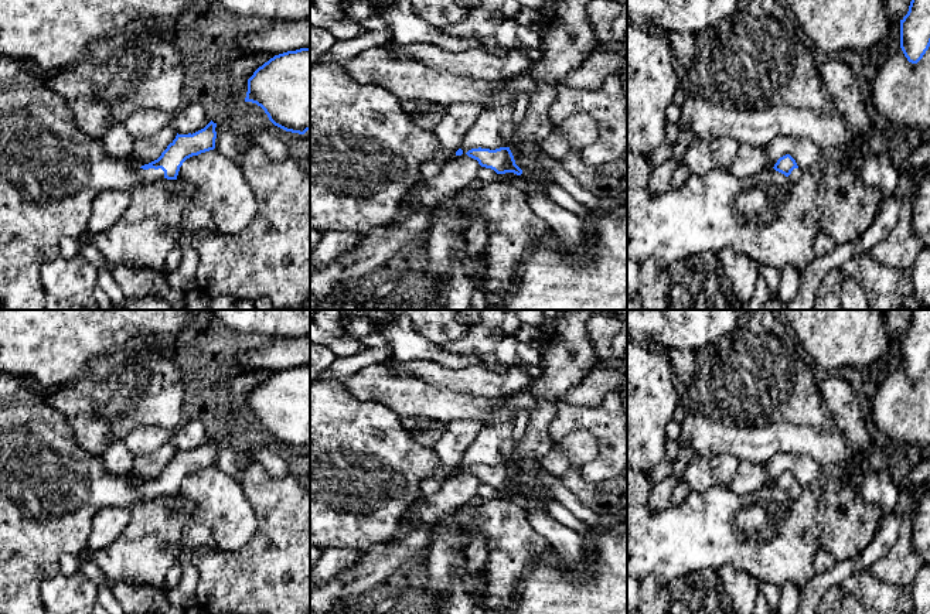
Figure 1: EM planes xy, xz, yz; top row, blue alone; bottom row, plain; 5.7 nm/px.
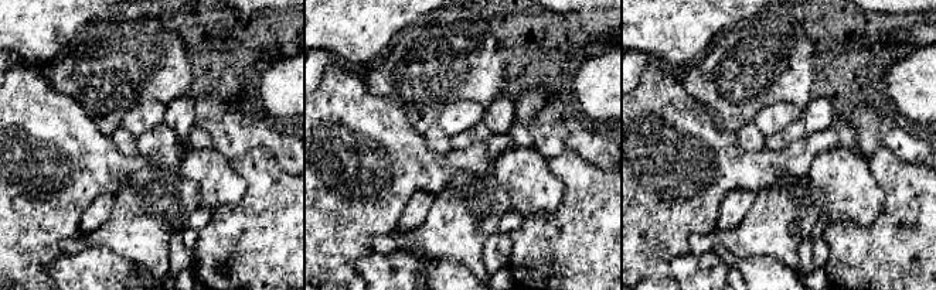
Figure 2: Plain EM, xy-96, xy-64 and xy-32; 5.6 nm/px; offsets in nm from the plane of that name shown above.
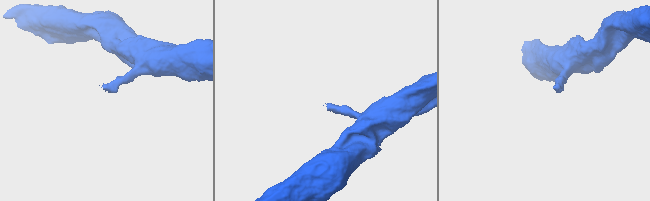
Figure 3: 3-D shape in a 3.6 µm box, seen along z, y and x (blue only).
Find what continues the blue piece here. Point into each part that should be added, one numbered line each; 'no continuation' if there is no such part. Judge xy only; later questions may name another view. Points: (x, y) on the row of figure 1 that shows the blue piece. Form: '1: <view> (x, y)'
1: xy (51, 170)

